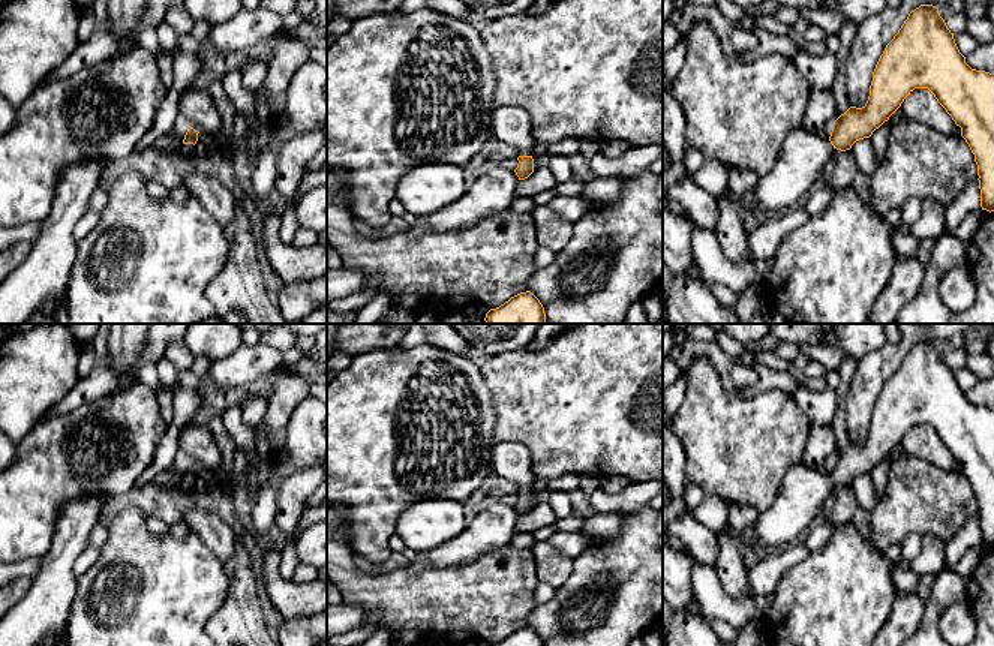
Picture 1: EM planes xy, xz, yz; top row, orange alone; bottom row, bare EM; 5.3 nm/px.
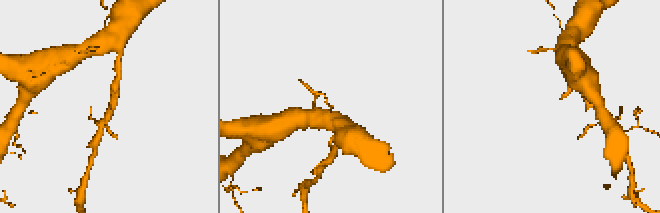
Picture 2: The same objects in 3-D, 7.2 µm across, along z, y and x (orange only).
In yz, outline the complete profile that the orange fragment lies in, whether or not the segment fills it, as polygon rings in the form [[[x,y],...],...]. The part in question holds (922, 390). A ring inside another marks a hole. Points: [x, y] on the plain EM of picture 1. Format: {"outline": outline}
{"outline": [[[933,340],[909,349],[876,400],[867,439],[841,450],[829,474],[802,463],[784,475],[772,505],[754,526],[739,529],[745,546],[769,555],[799,543],[835,487],[870,474],[915,424],[928,424],[961,463],[978,501],[981,543],[994,547],[994,409],[966,399]]]}

